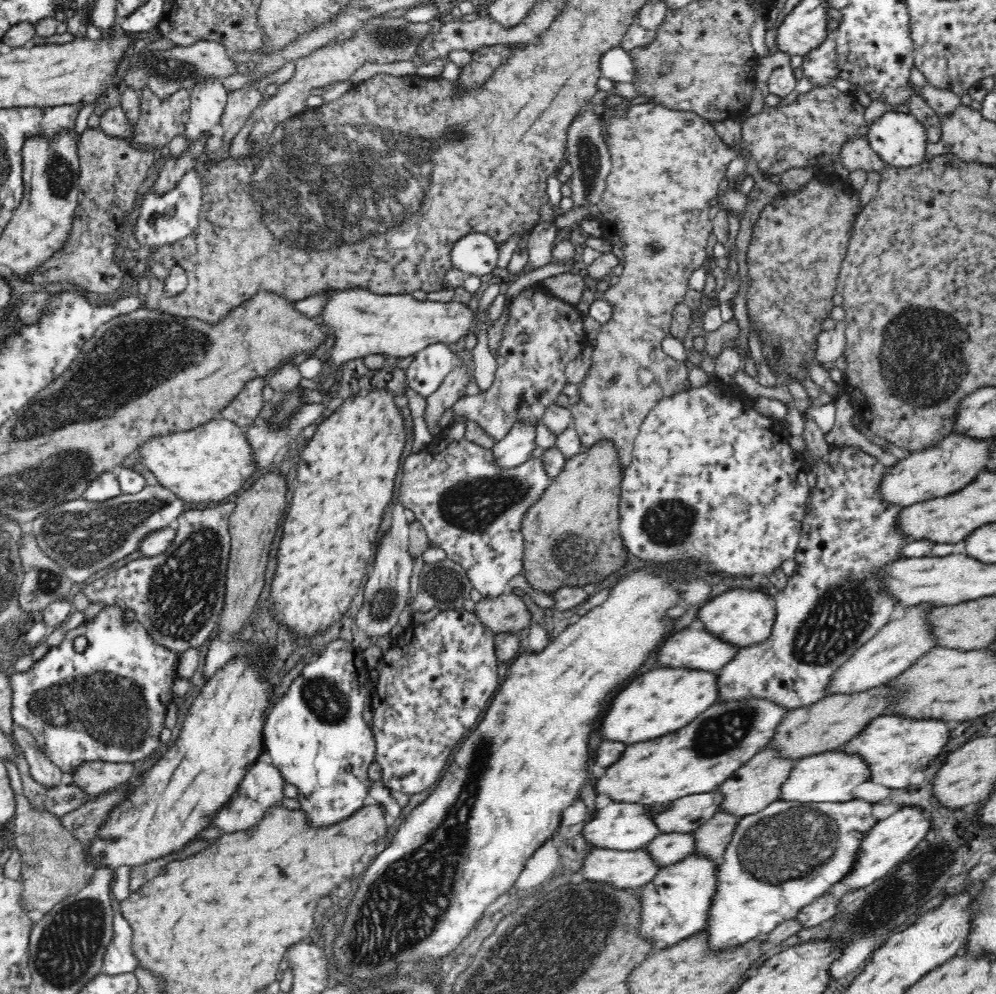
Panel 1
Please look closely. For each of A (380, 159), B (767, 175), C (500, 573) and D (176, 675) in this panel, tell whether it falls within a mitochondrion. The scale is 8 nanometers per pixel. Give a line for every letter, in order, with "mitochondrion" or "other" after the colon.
A: mitochondrion
B: other
C: other
D: other

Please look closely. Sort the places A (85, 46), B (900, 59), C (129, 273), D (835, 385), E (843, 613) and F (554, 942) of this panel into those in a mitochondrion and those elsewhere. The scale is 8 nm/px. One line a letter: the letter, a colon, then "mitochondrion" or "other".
A: other
B: other
C: other
D: other
E: mitochondrion
F: mitochondrion

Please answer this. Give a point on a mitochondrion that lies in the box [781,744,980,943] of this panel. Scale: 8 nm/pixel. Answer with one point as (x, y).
(853, 924)

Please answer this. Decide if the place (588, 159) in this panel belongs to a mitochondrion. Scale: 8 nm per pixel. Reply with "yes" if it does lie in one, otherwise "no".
yes

